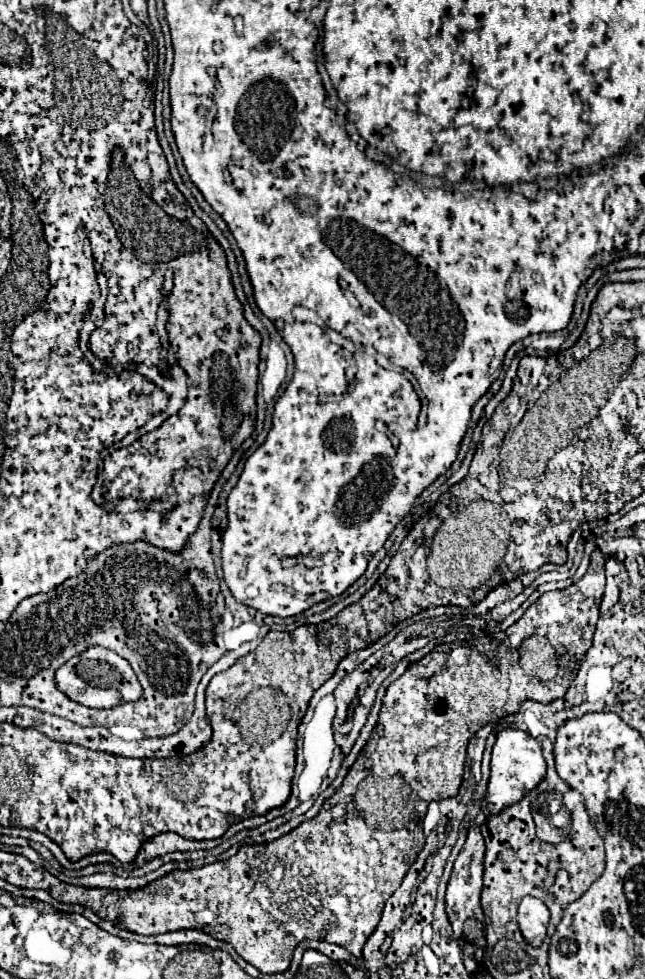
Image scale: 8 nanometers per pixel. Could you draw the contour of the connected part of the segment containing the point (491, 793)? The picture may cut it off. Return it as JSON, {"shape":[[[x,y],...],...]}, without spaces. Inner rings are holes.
{"shape":[[[514,728],[502,730],[498,734],[498,740],[492,750],[490,766],[492,766],[490,782],[486,796],[482,800],[482,808],[492,808],[492,810],[502,810],[508,808],[510,804],[516,804],[518,800],[522,800],[522,796],[534,790],[542,782],[542,776],[546,774],[546,760],[542,756],[540,744],[528,732]]]}

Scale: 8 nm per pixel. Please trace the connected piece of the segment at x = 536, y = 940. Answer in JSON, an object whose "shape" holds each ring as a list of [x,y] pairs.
{"shape":[[[526,896],[520,902],[517,910],[518,924],[520,924],[520,932],[526,938],[530,948],[538,948],[542,944],[542,940],[546,936],[548,918],[550,918],[550,912],[542,900]]]}

